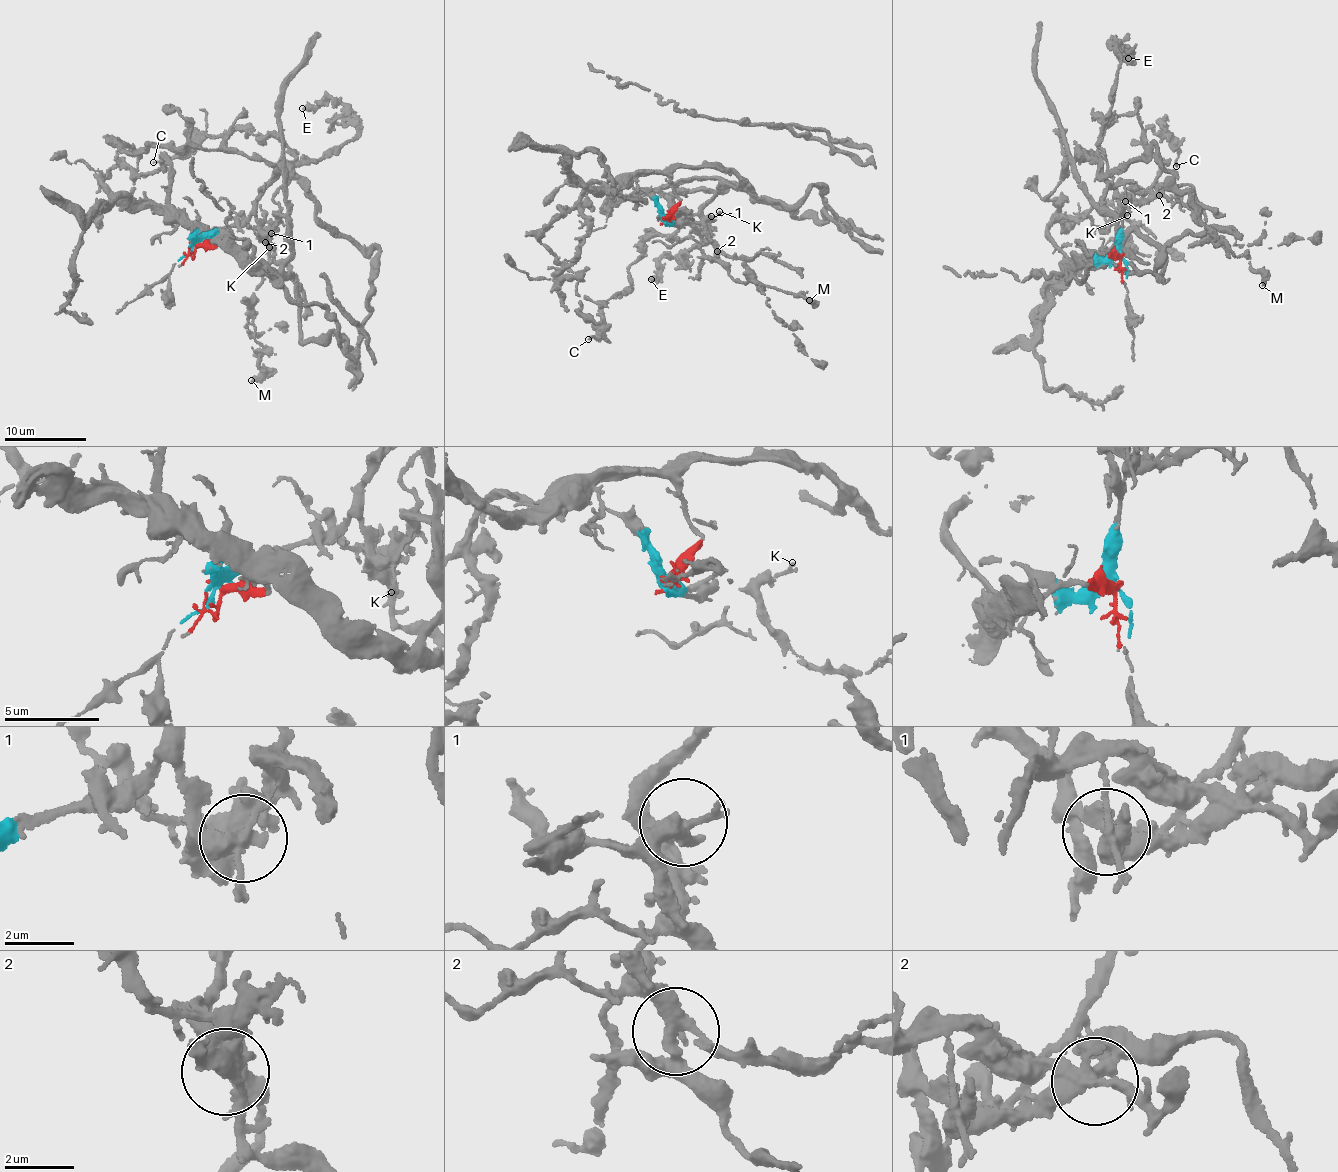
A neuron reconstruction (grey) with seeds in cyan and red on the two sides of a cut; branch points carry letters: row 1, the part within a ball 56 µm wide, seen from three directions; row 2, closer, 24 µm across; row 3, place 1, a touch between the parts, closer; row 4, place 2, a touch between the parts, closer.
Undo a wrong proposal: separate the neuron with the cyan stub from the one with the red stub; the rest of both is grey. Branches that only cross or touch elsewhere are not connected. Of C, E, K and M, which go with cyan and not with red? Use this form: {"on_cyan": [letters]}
{"on_cyan": ["C", "E", "M"]}

